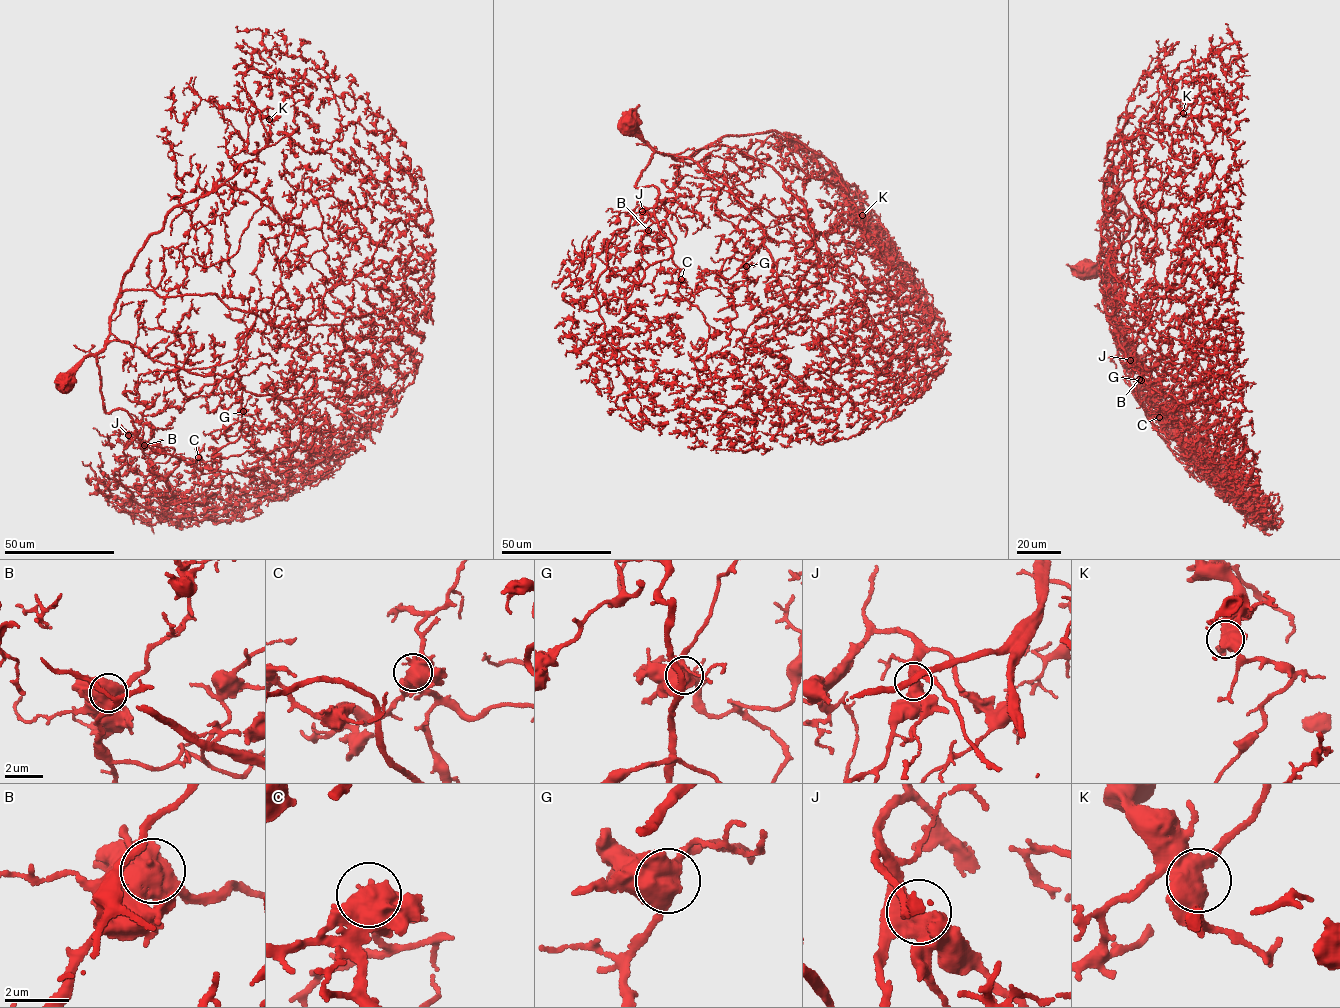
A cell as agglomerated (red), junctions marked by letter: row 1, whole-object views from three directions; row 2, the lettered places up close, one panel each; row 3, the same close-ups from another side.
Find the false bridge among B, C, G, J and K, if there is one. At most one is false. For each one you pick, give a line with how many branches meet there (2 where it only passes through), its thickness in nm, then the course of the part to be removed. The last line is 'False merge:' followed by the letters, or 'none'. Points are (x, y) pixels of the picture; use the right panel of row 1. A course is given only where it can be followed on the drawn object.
False merge: none

